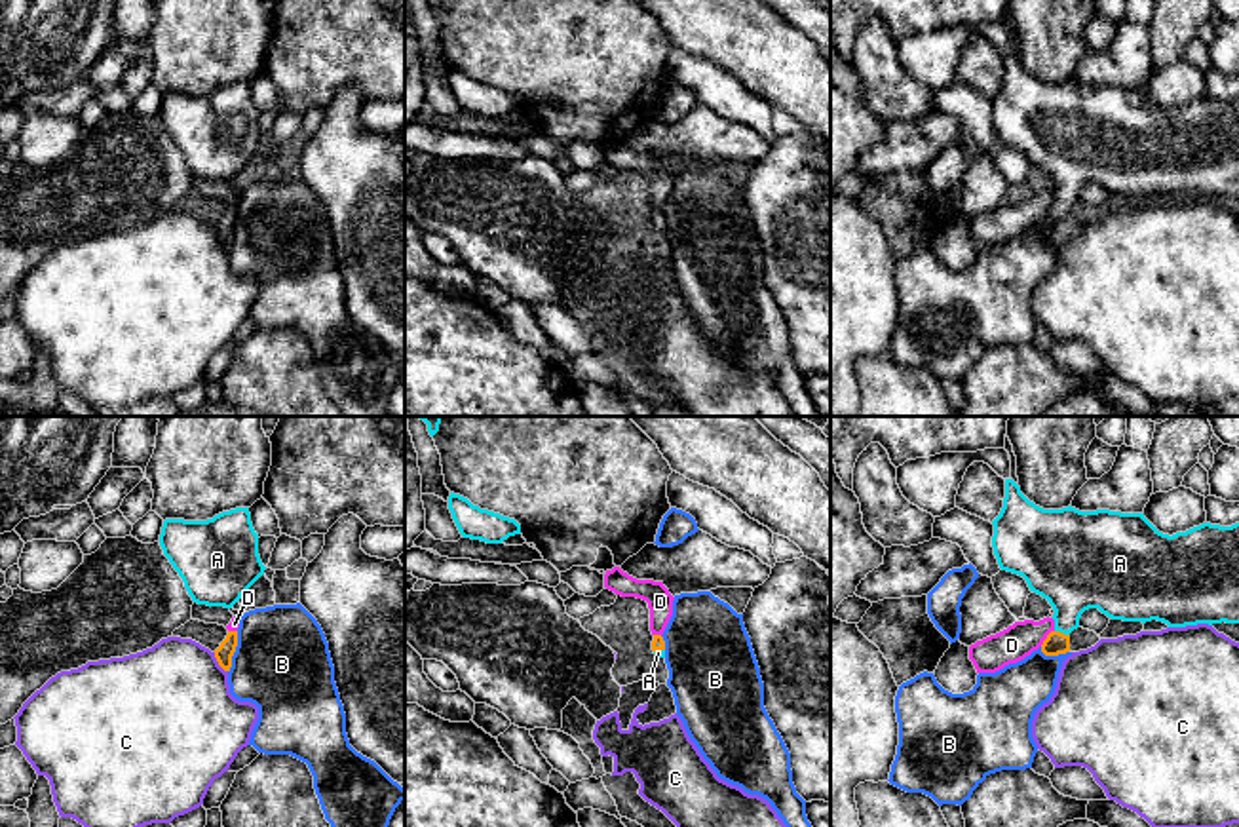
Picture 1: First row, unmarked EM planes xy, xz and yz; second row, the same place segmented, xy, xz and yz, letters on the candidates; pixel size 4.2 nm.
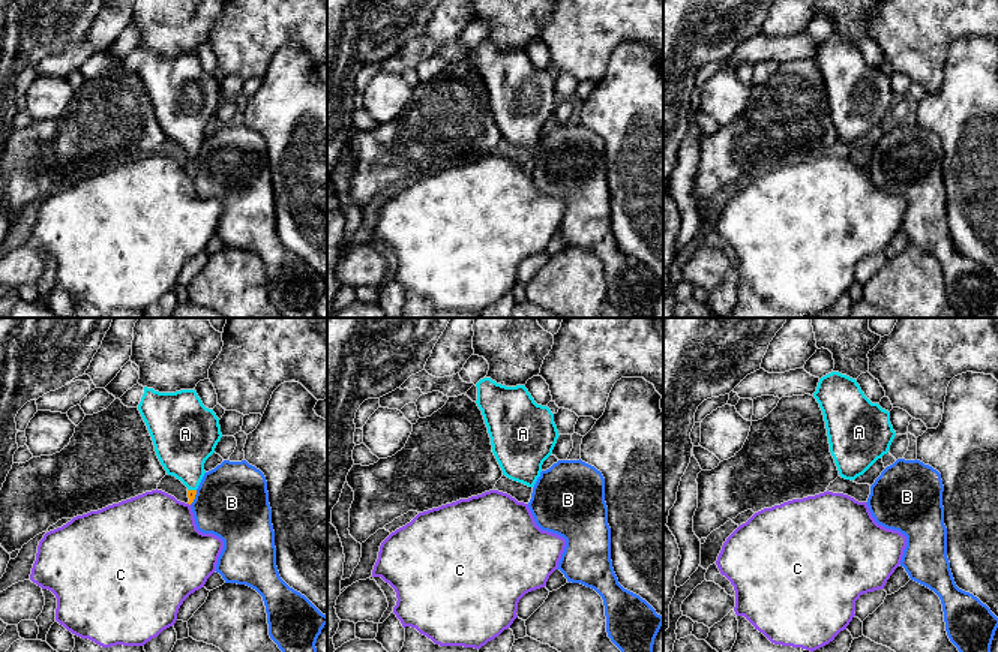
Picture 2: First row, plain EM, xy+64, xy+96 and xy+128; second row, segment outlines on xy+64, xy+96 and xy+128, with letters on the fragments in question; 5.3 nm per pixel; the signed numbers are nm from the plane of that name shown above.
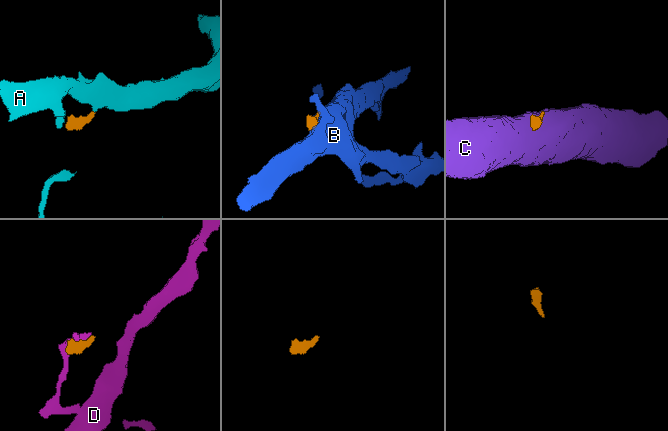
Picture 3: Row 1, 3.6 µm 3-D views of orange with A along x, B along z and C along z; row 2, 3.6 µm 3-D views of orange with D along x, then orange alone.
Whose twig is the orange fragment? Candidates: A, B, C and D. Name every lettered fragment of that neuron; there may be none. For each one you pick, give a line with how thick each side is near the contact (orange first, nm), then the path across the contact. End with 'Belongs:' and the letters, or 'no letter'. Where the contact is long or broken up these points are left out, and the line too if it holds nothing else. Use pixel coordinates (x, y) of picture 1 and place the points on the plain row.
A: calibres 100 and 300 nm; way yz (1057, 217), (1063, 208), (1074, 151)
Belongs: A

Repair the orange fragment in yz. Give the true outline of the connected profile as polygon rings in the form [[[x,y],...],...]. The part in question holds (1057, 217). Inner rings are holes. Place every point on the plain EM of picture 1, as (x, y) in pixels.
[[[1013,53],[992,95],[992,122],[1001,144],[1019,148],[1030,165],[1049,175],[1055,203],[1041,219],[1045,230],[1070,226],[1070,207],[1089,183],[1112,194],[1163,196],[1169,202],[1239,198],[1239,97],[1203,97],[1172,110],[1159,106],[1144,87],[1043,84]]]

